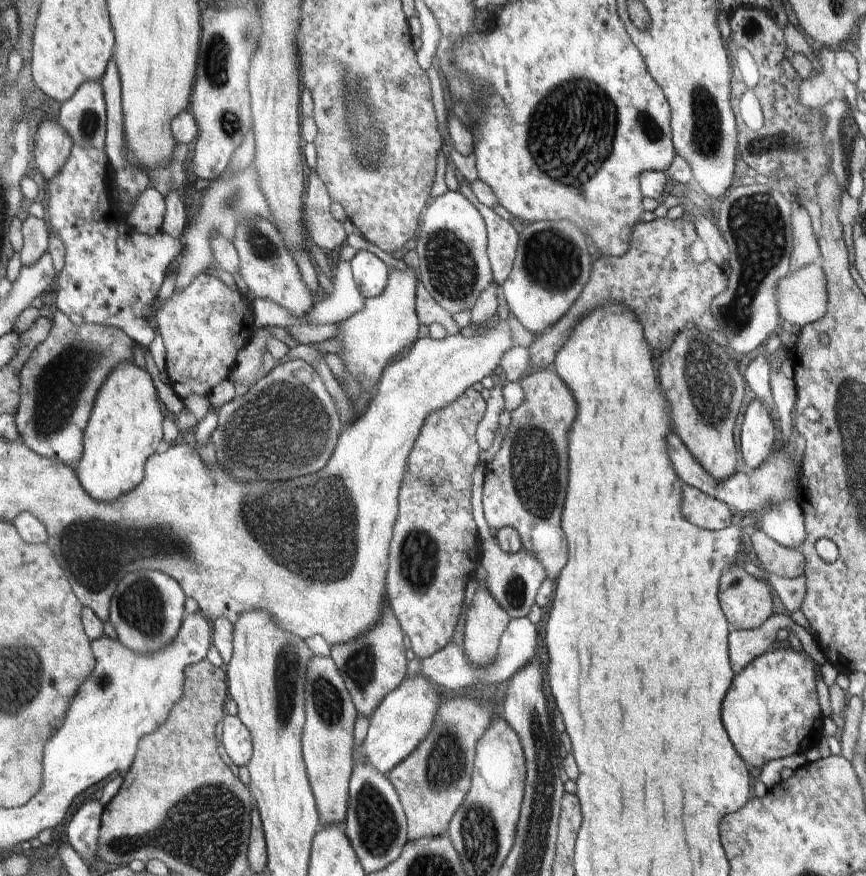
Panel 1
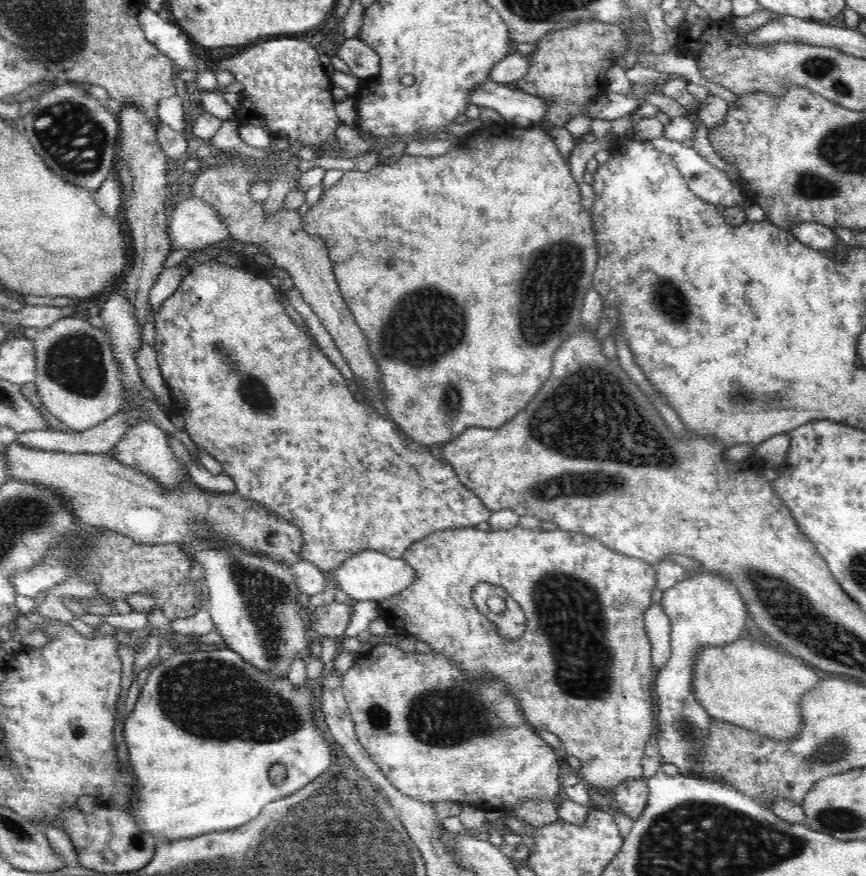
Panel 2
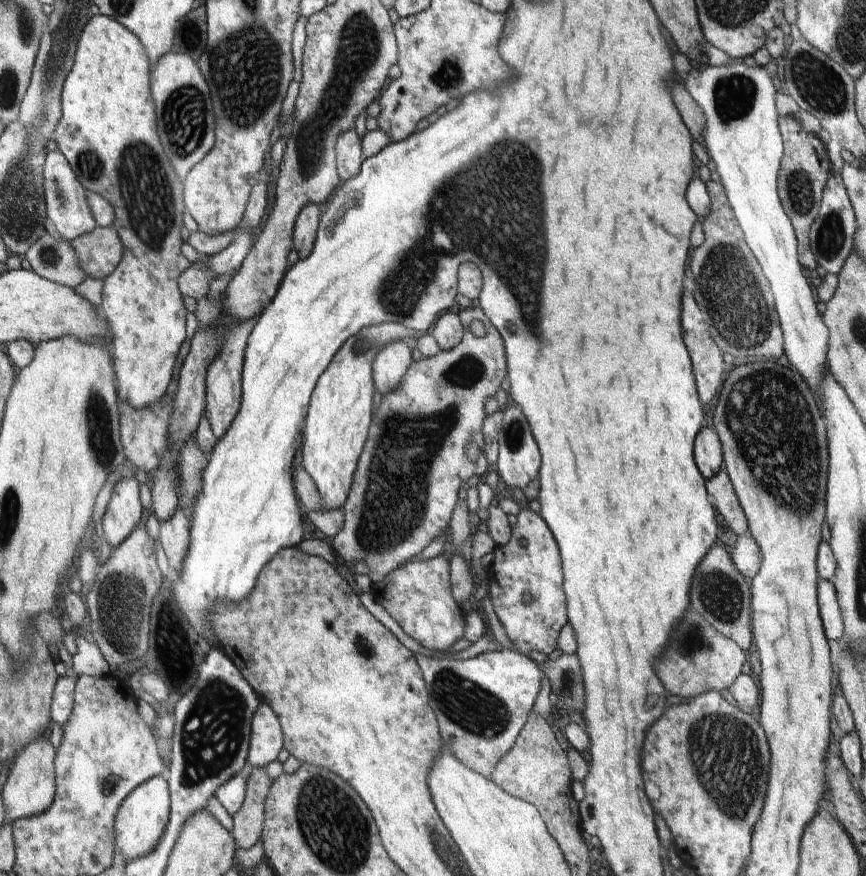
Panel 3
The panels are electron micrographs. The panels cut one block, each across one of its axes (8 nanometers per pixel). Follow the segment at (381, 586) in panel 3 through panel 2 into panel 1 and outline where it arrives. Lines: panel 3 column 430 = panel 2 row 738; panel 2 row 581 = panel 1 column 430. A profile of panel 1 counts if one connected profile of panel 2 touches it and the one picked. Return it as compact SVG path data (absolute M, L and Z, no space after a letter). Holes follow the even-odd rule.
M470 387L448 406L426 416L410 450L399 488L398 516L389 544L385 593L402 632L410 638L410 646L419 659L432 656L451 642L461 614L466 585L475 578L476 568L481 562L481 542L471 500L472 474L481 452L476 442L476 429L486 409L487 402L474 387Z

